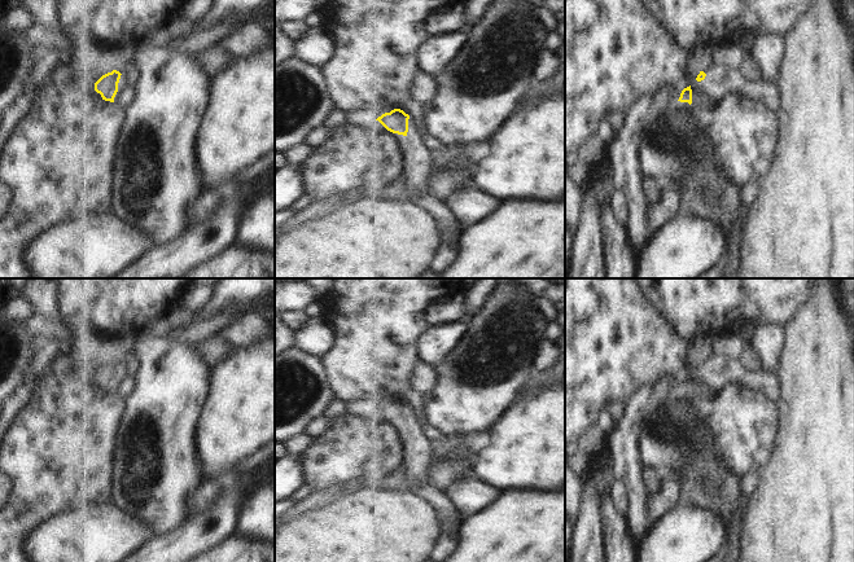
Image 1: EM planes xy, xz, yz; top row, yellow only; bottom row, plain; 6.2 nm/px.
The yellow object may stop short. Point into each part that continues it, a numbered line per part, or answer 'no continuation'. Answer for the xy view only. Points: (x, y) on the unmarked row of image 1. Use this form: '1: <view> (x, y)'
1: xy (126, 383)

